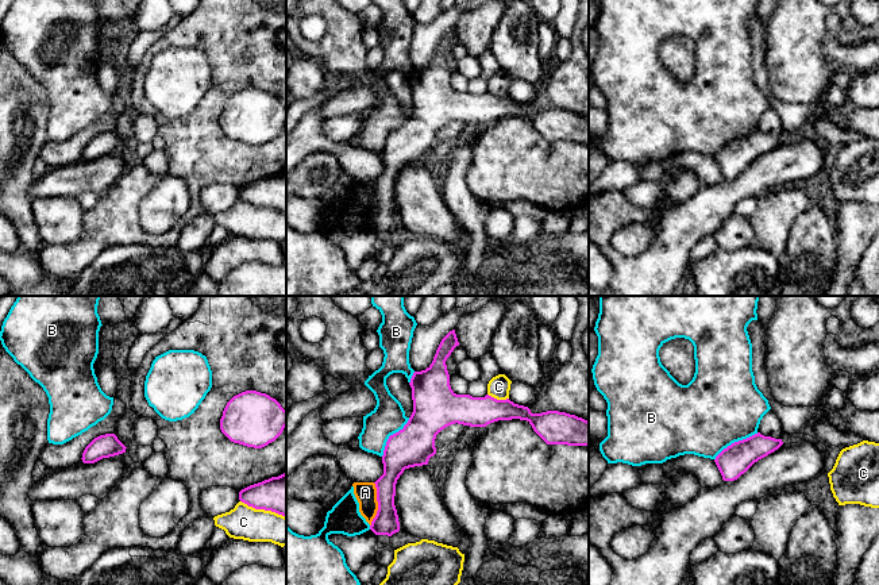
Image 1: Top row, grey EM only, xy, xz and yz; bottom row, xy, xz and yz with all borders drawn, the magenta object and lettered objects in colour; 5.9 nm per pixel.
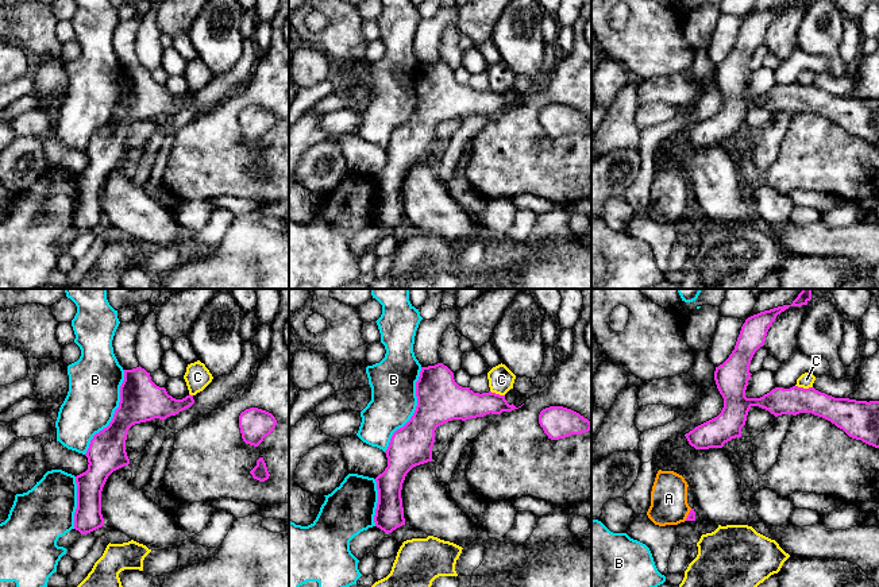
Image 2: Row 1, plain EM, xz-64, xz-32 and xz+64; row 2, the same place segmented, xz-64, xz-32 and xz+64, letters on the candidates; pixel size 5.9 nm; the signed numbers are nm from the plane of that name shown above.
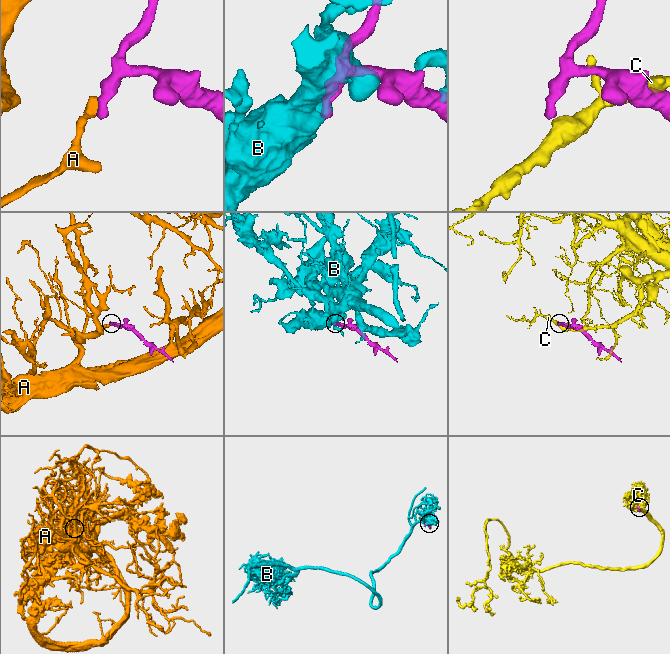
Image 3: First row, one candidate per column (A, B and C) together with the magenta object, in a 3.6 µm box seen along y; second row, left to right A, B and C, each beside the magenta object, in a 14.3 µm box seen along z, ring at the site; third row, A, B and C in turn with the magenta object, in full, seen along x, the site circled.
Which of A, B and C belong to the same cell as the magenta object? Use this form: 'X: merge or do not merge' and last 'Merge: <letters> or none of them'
A: do not merge
B: do not merge
C: do not merge
Merge: none of them

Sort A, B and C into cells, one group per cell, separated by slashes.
A / B / C

